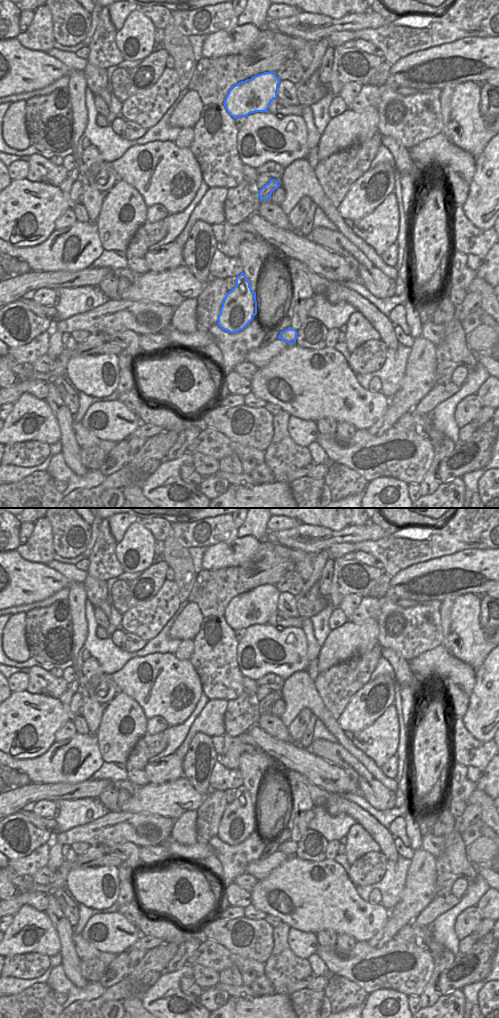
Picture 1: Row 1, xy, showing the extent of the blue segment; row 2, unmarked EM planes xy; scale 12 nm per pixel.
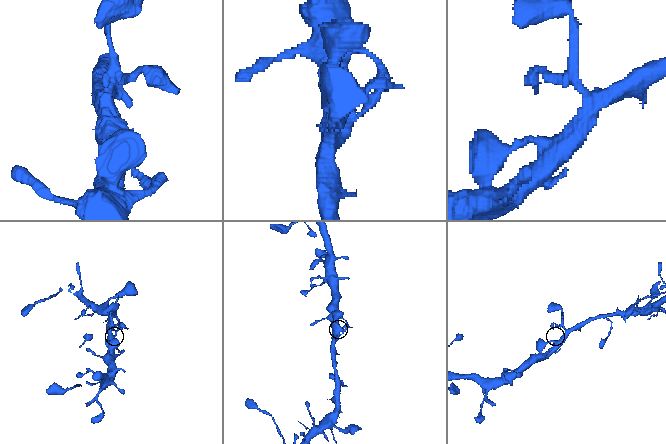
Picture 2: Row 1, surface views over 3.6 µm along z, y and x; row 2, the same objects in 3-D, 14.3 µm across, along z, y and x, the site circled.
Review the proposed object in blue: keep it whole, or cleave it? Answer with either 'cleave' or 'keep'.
keep

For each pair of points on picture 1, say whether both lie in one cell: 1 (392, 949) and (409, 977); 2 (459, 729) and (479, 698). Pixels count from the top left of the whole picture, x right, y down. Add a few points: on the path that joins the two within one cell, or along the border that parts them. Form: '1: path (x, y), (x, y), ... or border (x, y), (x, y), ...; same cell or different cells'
1: path (403, 950), (412, 952), (417, 958), (415, 966); same cell
2: border (461, 718), (464, 727), (479, 740); different cells

